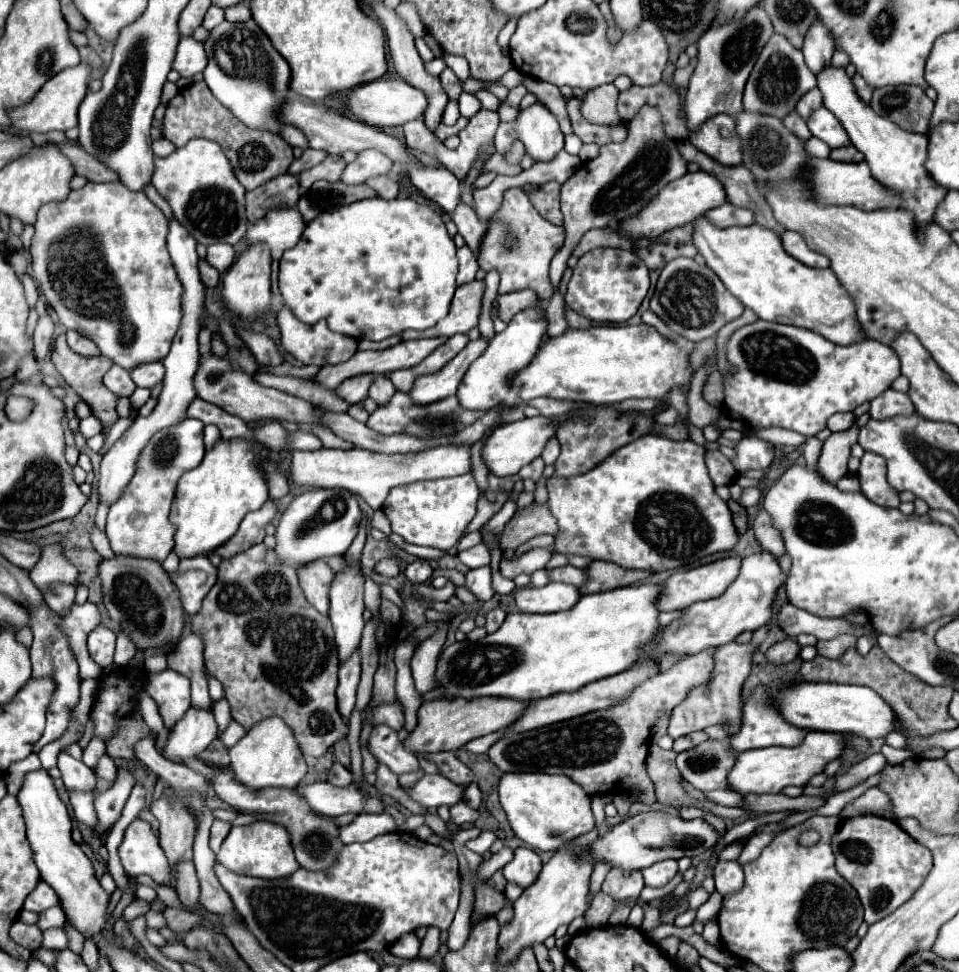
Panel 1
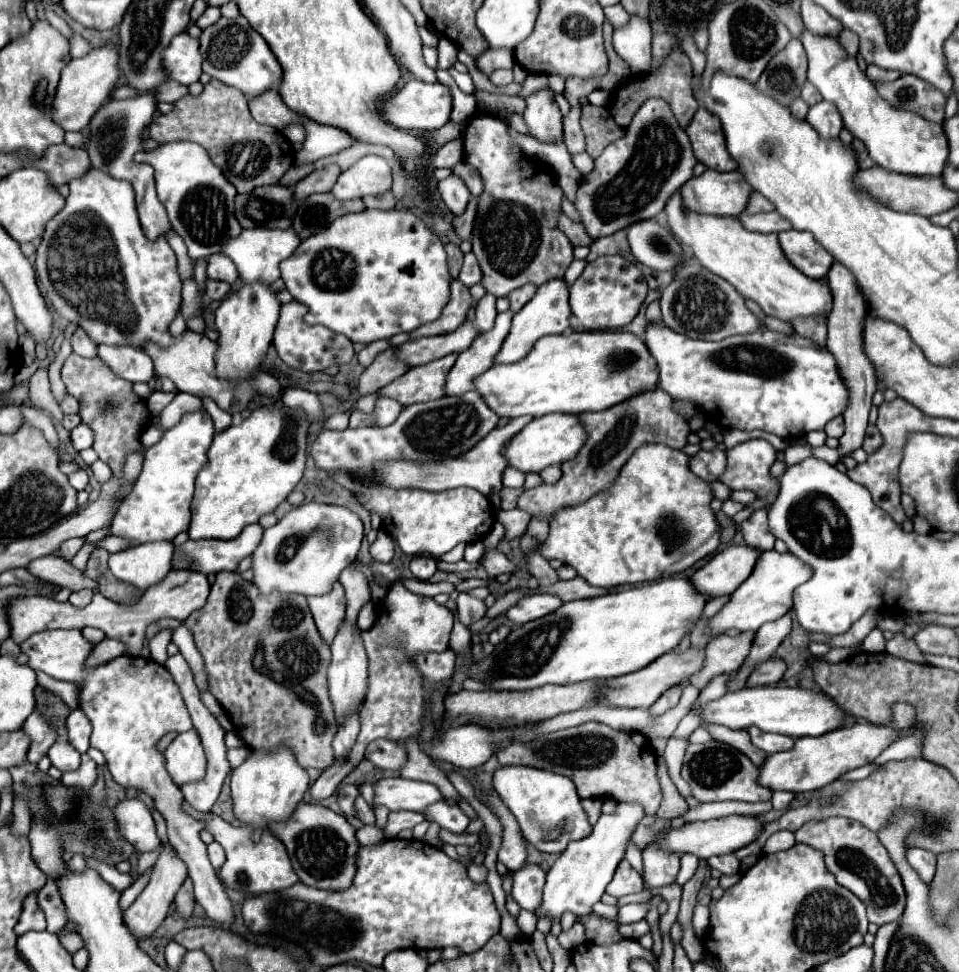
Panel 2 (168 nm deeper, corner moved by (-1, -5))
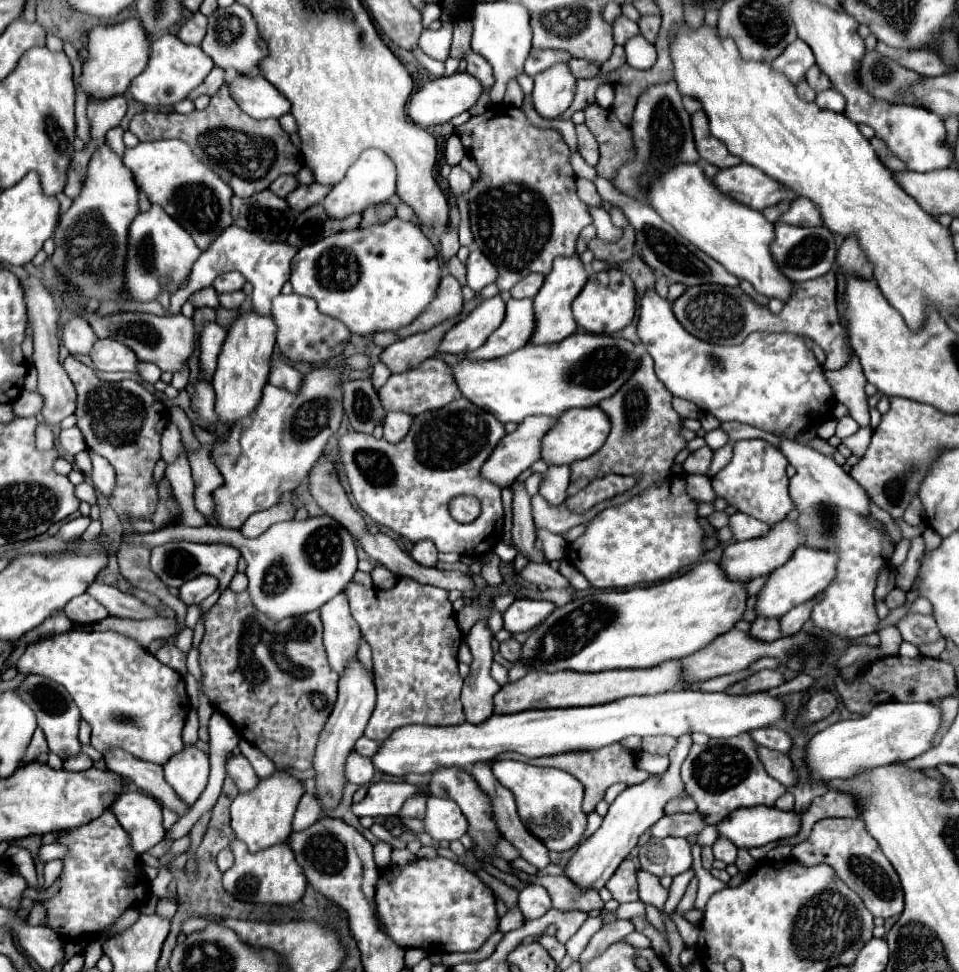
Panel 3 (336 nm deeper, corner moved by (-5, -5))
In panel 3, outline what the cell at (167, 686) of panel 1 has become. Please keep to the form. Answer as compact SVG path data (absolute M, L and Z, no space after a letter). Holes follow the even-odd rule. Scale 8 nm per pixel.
M71 629L67 633L57 633L41 643L29 645L21 659L17 661L19 673L37 673L45 675L51 681L63 685L73 701L77 703L81 717L91 725L91 745L97 751L105 751L107 747L123 747L131 755L143 761L151 763L167 763L171 755L179 753L185 745L181 741L181 731L187 719L187 713L191 709L191 701L185 691L183 675L179 675L175 669L163 665L159 659L155 659L145 647L141 647L135 639L125 637L115 631L83 631L83 629Z

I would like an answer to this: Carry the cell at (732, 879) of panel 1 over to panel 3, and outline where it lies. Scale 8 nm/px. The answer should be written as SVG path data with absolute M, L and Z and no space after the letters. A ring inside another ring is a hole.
M717 837L717 841L713 843L713 855L715 859L721 859L725 863L735 863L737 847L727 837Z

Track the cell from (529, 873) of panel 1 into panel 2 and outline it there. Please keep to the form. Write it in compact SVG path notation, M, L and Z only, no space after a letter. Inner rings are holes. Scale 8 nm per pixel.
M525 863L511 877L513 877L511 895L519 903L519 907L527 911L533 911L533 907L539 907L543 885L545 885L545 871L535 863Z

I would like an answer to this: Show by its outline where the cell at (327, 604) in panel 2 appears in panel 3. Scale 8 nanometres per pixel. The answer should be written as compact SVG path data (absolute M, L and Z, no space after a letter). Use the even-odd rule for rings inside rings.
M343 593L325 603L325 607L321 609L321 621L325 625L323 641L329 655L329 663L339 675L343 675L347 663L357 655L361 643L359 625L355 623L355 619L351 619Z

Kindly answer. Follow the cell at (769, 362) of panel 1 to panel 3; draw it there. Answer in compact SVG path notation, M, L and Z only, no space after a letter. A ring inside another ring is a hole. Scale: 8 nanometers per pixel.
M649 287L641 297L637 335L643 341L647 353L655 361L655 375L663 385L681 399L693 401L701 411L715 415L719 421L739 421L759 427L769 433L783 433L785 437L795 437L799 431L807 429L811 423L821 421L833 407L833 389L827 385L823 367L817 363L813 351L805 345L805 339L795 333L751 333L741 345L711 345L693 335L689 335L681 323L675 319L671 303L657 295L655 287Z

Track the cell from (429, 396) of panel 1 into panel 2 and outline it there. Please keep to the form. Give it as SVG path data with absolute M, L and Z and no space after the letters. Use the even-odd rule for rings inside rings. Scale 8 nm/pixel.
M511 311L499 313L495 327L487 333L477 335L471 347L459 353L457 363L453 365L445 381L445 395L463 395L475 389L475 379L493 365L493 357L503 345L503 339L507 337L511 325L511 317Z

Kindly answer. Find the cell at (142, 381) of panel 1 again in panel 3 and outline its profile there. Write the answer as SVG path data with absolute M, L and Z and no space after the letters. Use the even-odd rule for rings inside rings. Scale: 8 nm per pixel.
M99 339L89 357L99 371L137 371L137 355L115 339Z

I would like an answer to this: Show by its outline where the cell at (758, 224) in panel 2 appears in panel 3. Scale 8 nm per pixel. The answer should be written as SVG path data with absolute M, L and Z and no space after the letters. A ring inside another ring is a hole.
M799 197L789 205L789 211L785 215L781 215L779 221L793 223L793 225L799 225L799 227L821 227L823 219L819 215L821 213L819 213L817 205L811 203L811 199Z

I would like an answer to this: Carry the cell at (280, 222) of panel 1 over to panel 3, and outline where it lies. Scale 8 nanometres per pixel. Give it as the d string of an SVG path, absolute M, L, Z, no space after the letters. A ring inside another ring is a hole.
M229 225L221 235L217 235L217 239L195 261L187 285L173 295L169 313L177 313L181 309L181 305L189 299L191 293L195 293L203 287L209 287L219 275L235 269L253 285L253 295L251 295L253 311L259 315L271 315L271 299L275 295L279 295L285 281L289 281L291 259L295 253L297 253L297 249L291 247L289 243L267 243L265 239L259 239L259 235L255 235L251 231L243 231L241 227Z

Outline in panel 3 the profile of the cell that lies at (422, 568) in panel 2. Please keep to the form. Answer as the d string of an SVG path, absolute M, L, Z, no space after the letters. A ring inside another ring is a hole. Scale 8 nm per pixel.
M423 539L423 541L417 541L415 545L413 545L413 551L411 551L411 557L417 561L417 563L421 563L421 565L425 565L425 567L435 567L435 563L437 563L437 547L435 547L435 543L431 543L431 539Z

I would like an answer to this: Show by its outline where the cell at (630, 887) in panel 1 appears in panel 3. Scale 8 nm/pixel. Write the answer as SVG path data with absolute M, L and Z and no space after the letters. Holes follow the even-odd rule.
M625 859L613 873L613 877L607 881L607 889L611 889L611 895L619 903L629 903L629 901L639 901L637 895L637 869L633 861Z

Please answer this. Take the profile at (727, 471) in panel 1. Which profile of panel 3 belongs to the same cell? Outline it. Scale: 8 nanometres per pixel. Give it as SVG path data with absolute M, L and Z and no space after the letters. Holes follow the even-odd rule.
M701 447L701 449L693 451L693 453L689 453L689 457L683 463L683 469L685 469L685 473L705 475L709 465L711 465L711 459L713 459L713 451L709 447Z

